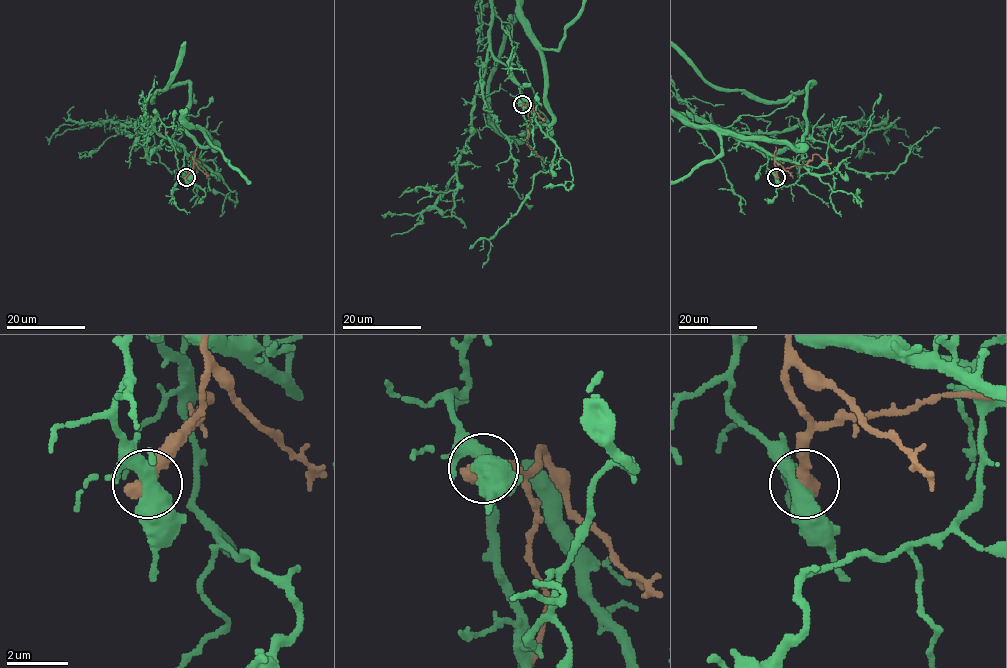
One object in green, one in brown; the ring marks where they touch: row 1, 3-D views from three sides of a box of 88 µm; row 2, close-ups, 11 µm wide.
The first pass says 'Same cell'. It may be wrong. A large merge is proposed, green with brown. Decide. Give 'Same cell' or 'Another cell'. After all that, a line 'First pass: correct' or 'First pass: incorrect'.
Another cell
First pass: incorrect

